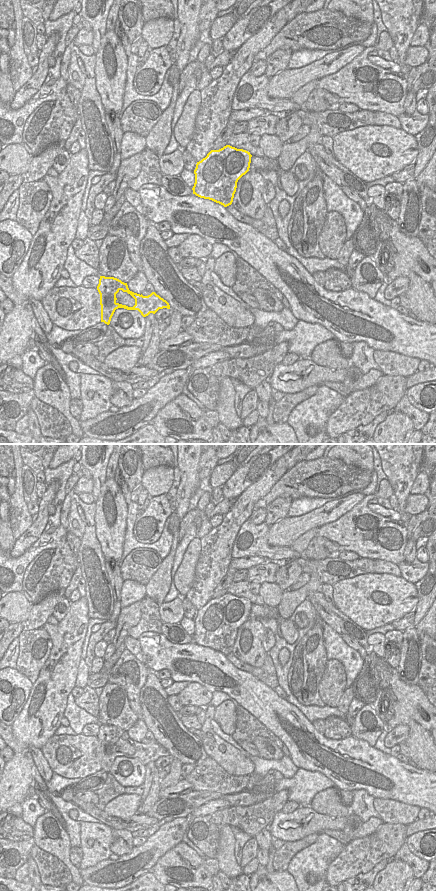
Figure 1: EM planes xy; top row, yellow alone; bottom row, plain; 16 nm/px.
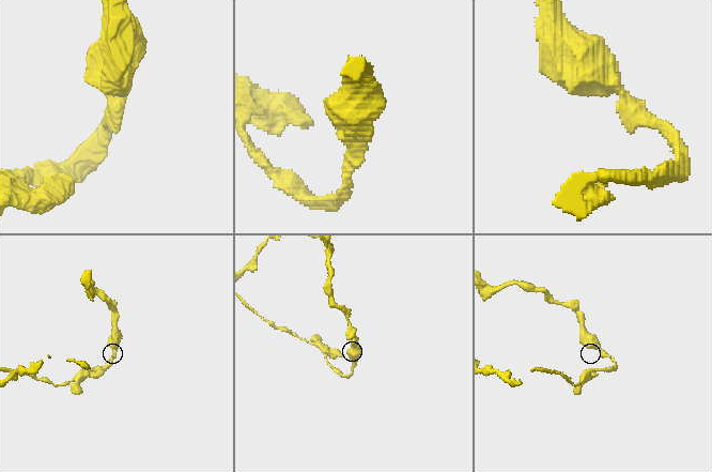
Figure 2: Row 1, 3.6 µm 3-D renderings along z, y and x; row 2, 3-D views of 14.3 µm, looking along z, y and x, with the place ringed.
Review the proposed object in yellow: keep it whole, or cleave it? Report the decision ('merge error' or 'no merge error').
no merge error

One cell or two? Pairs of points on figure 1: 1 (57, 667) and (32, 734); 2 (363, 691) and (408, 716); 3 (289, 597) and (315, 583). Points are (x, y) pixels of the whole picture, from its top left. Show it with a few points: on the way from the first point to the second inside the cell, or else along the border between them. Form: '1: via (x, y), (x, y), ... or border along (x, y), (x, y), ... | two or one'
1: via (54, 684), (48, 695), (45, 708), (39, 717) | one
2: via (375, 696), (378, 693), (387, 693), (398, 704) | one
3: via (295, 597), (309, 588) | one

